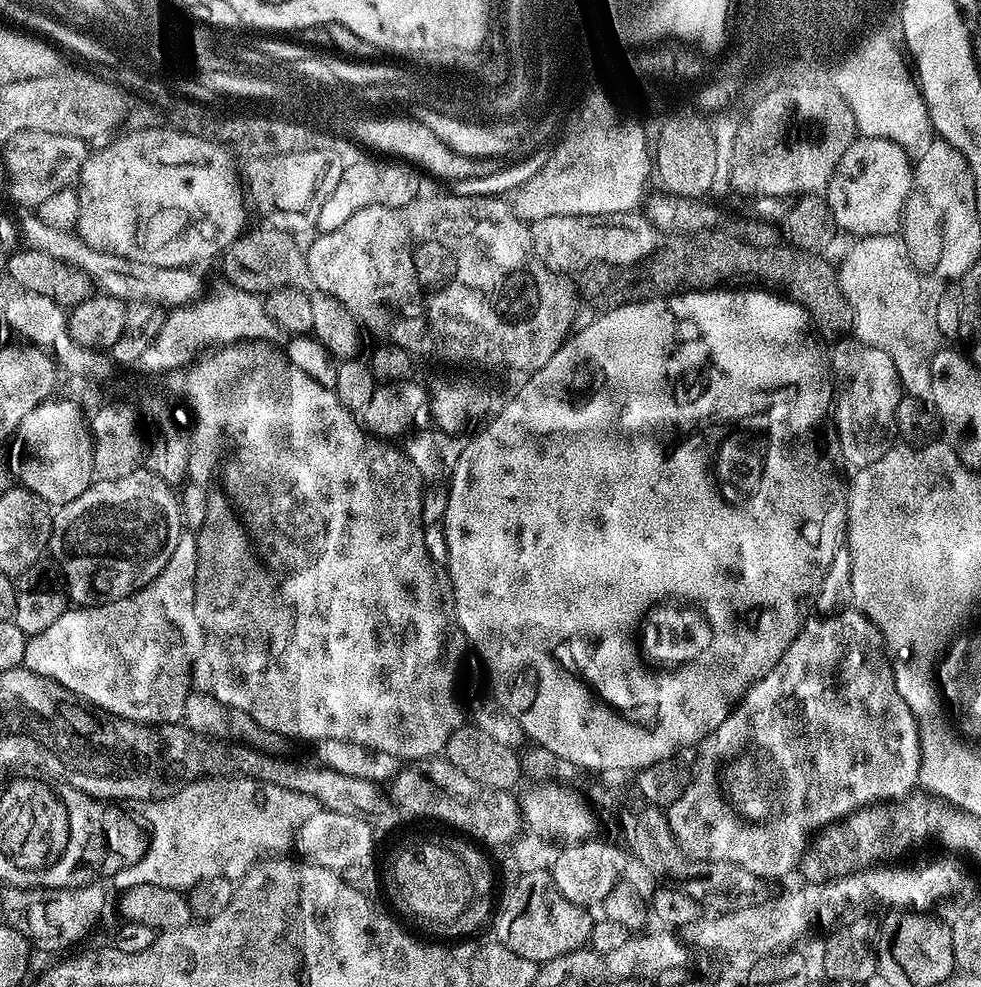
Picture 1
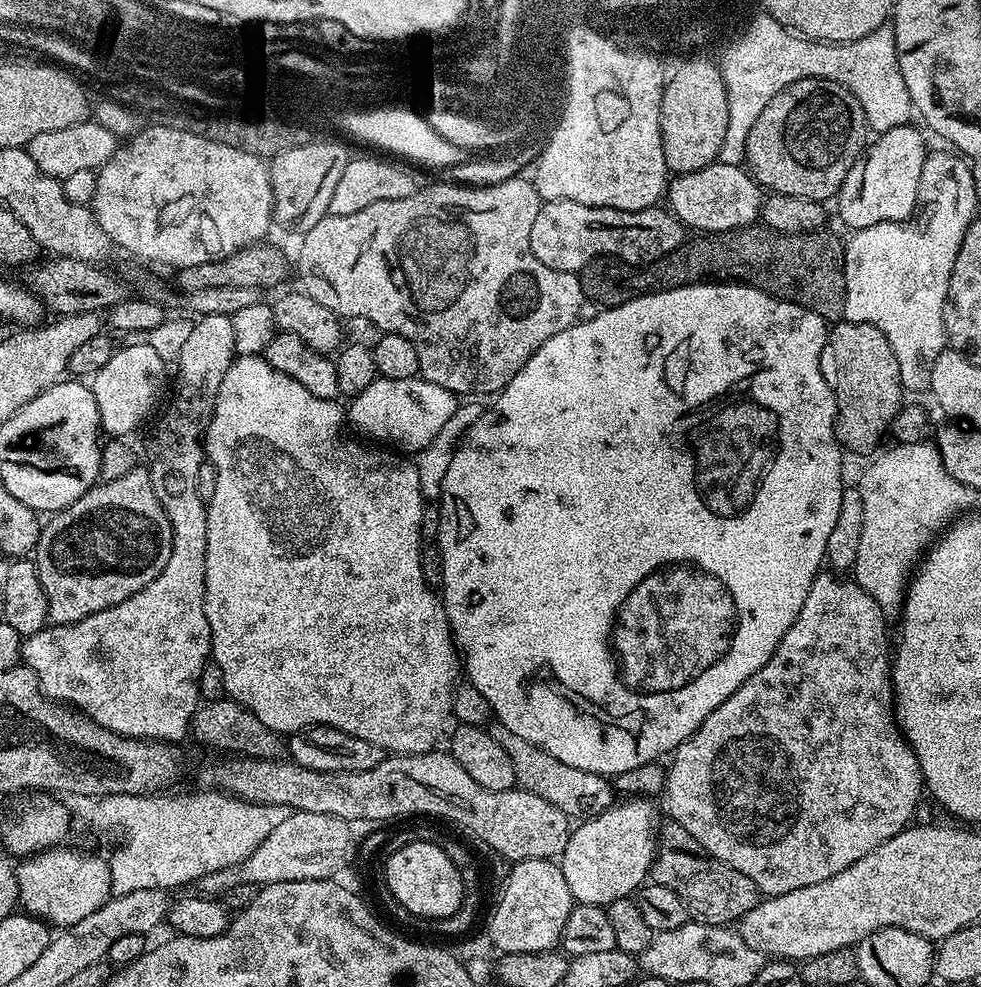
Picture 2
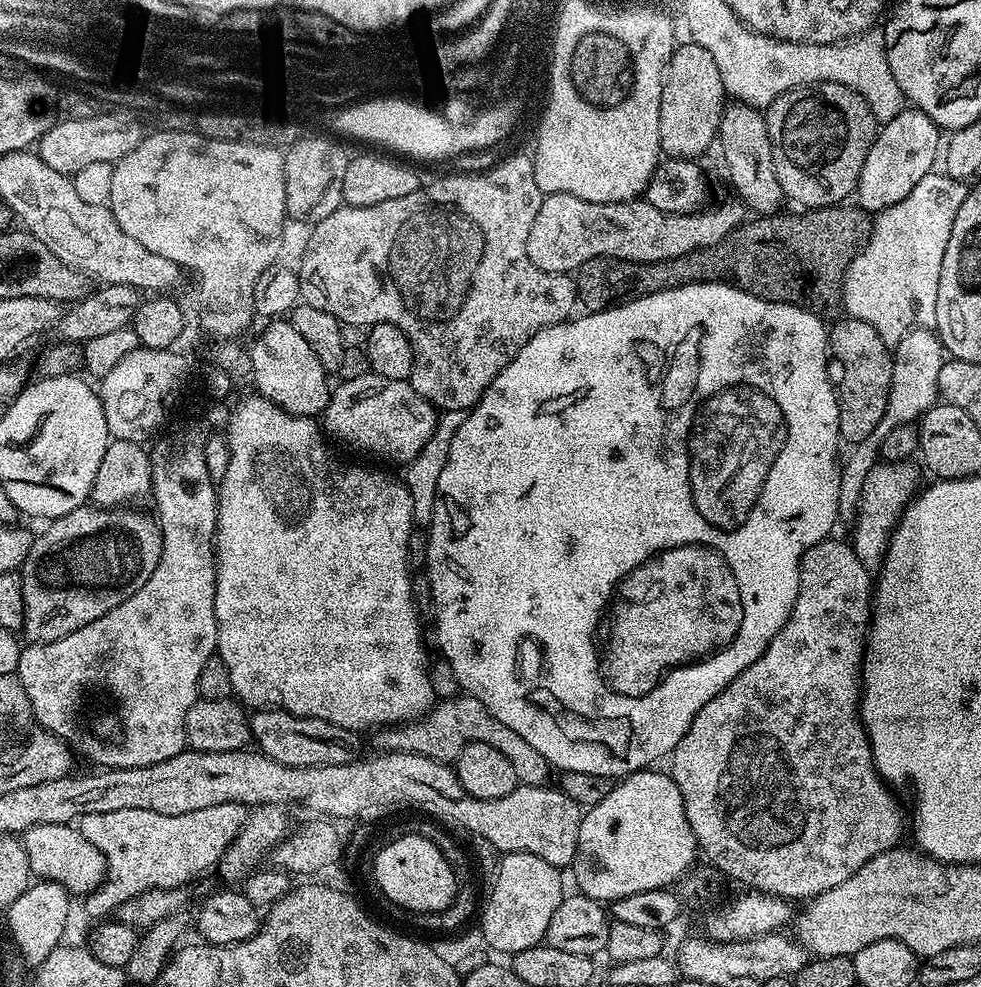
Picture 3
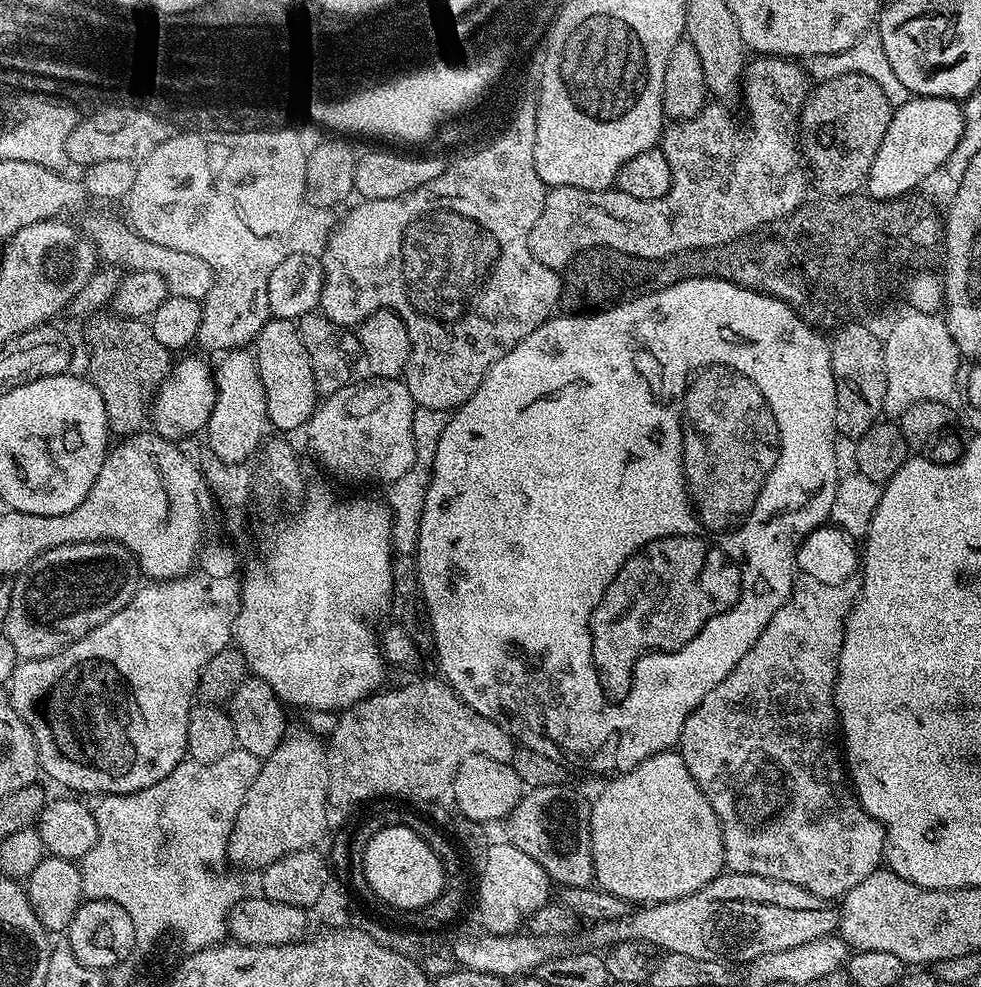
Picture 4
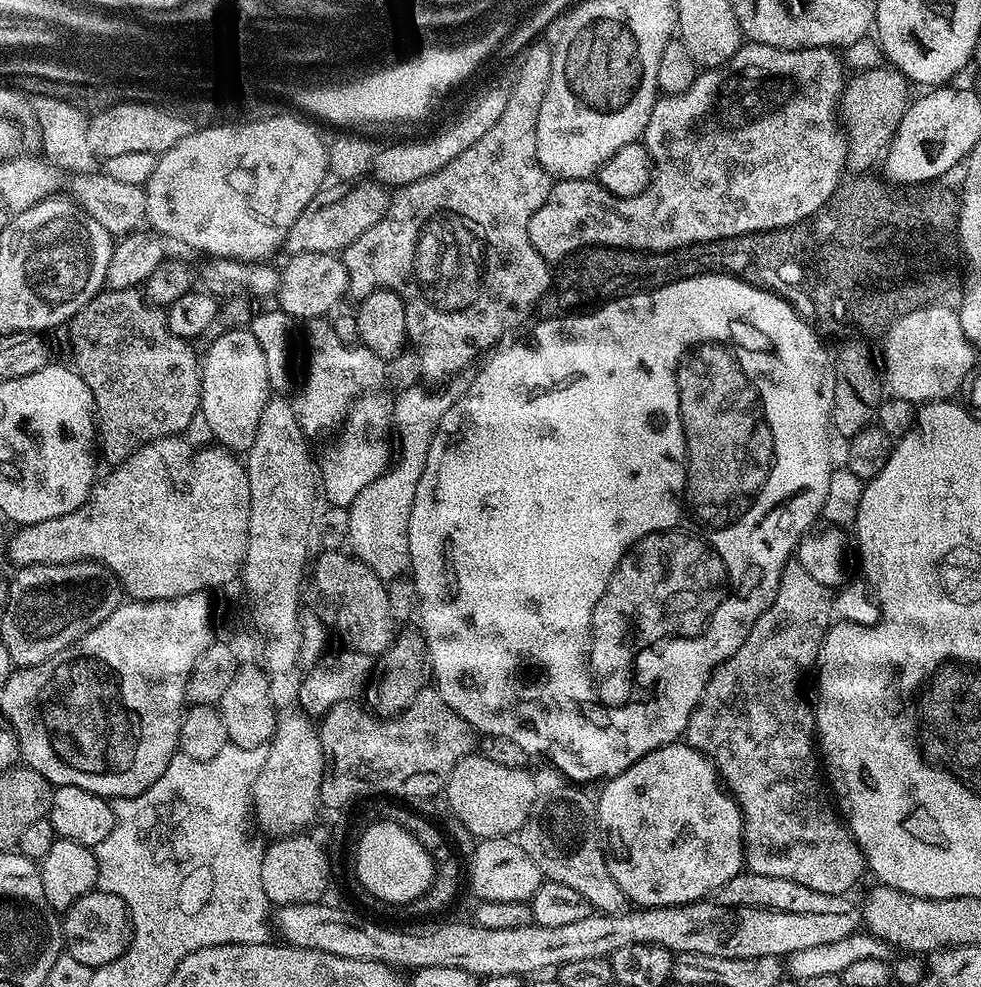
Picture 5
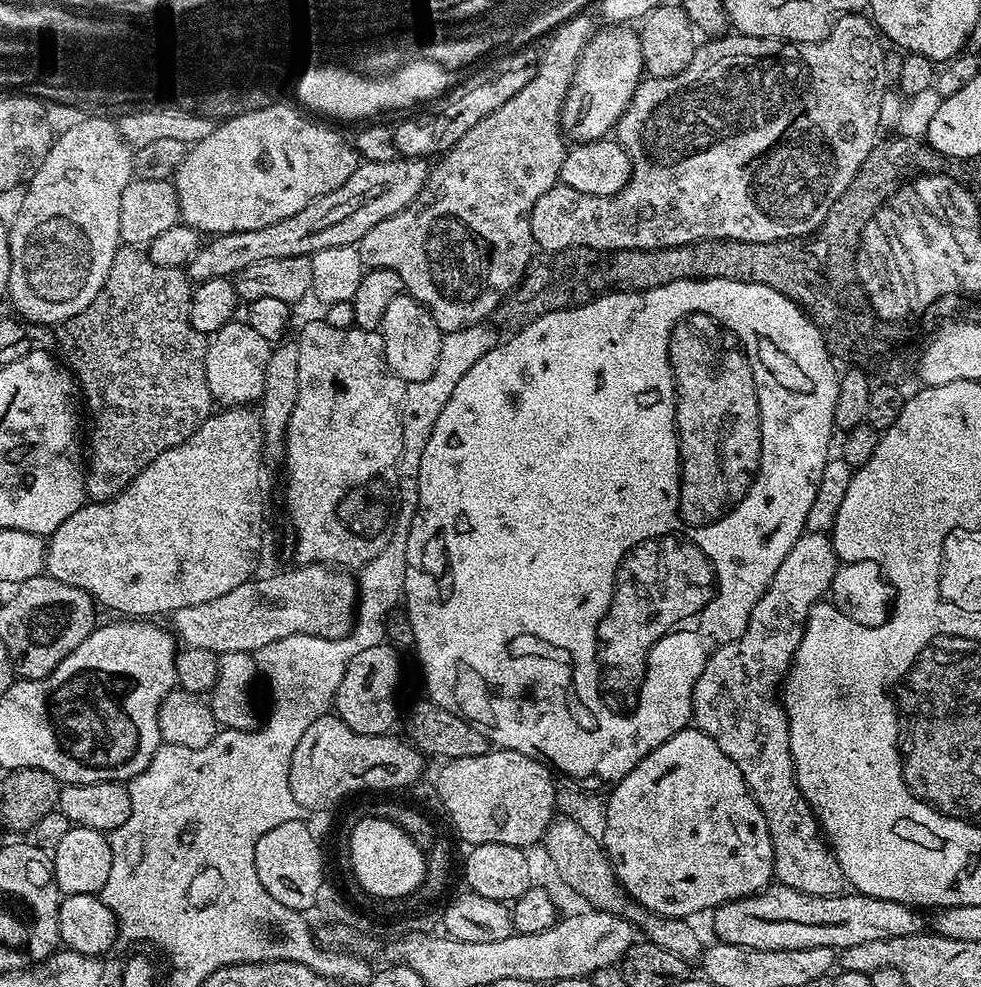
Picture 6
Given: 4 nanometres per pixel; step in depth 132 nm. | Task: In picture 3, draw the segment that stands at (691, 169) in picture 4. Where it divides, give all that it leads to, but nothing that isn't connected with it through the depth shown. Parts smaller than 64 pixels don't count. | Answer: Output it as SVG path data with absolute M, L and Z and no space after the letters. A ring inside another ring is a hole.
M550 192L545 195L542 206L538 206L534 226L530 226L526 254L530 254L530 262L534 262L538 270L561 274L575 273L582 262L599 256L613 256L643 264L678 258L678 254L690 254L690 250L722 242L726 234L745 223L746 208L739 199L732 198L725 204L708 207L683 216L658 210L643 198L599 204L586 202L586 198L574 198L574 194Z

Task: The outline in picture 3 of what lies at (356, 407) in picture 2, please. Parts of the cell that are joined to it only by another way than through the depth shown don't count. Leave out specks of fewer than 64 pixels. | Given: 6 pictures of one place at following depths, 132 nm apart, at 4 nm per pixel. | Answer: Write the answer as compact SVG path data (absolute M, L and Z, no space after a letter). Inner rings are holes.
M370 370L358 378L340 380L337 385L337 388L335 385L331 389L328 405L322 413L323 427L331 439L333 436L334 439L341 440L360 452L369 452L372 456L381 456L384 460L393 460L396 464L407 466L422 450L422 446L426 446L430 434L434 434L437 409L433 408L432 403L426 398L422 398L422 394L418 394L418 390L414 390L414 386L408 380L382 378Z

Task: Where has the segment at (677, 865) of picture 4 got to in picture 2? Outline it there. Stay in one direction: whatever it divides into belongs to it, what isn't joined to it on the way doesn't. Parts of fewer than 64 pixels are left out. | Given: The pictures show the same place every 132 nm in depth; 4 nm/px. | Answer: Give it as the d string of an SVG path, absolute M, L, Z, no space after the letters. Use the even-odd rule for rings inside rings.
M628 798L623 802L613 803L602 814L577 823L569 831L566 850L558 857L558 863L576 904L607 906L616 900L627 900L649 879L658 847L655 803L648 798Z

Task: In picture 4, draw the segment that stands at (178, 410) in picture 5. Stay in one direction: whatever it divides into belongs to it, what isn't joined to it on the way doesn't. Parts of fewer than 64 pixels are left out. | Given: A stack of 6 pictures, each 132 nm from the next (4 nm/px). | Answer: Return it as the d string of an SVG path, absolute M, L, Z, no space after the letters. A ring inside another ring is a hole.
M97 314L87 321L84 340L88 343L87 379L102 394L108 426L117 437L134 436L149 423L146 409L160 383L174 367L173 353L154 338L151 323L115 314Z

